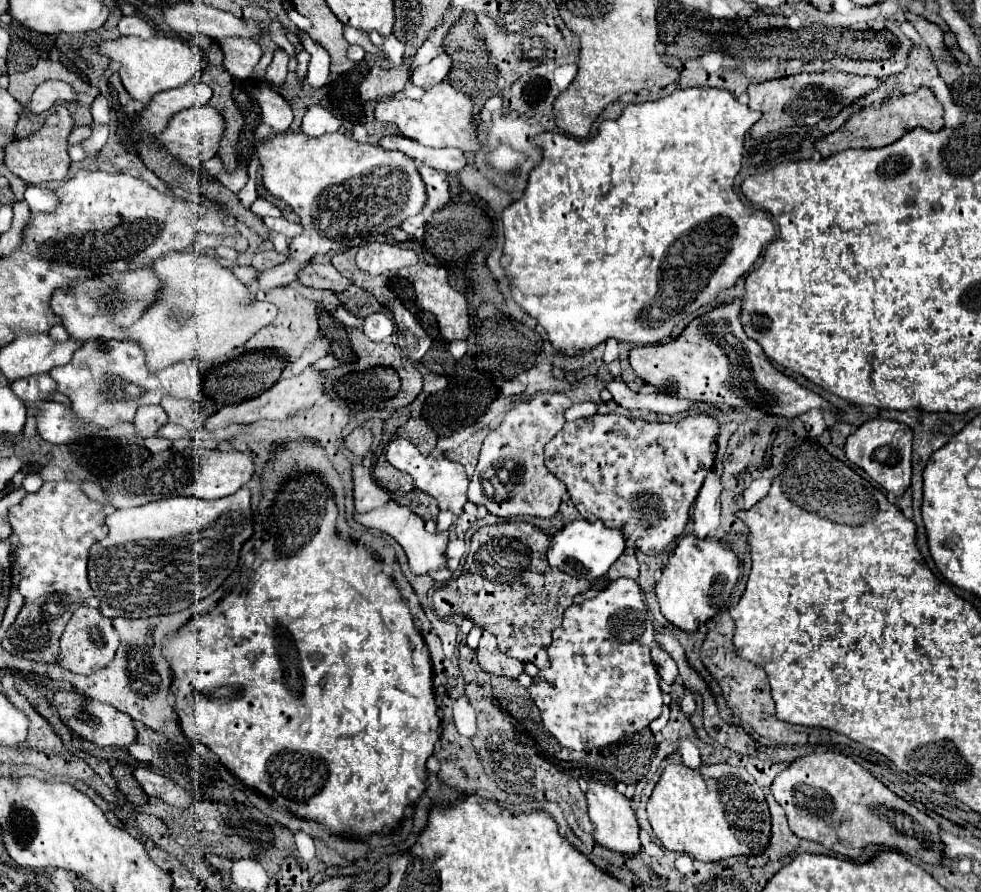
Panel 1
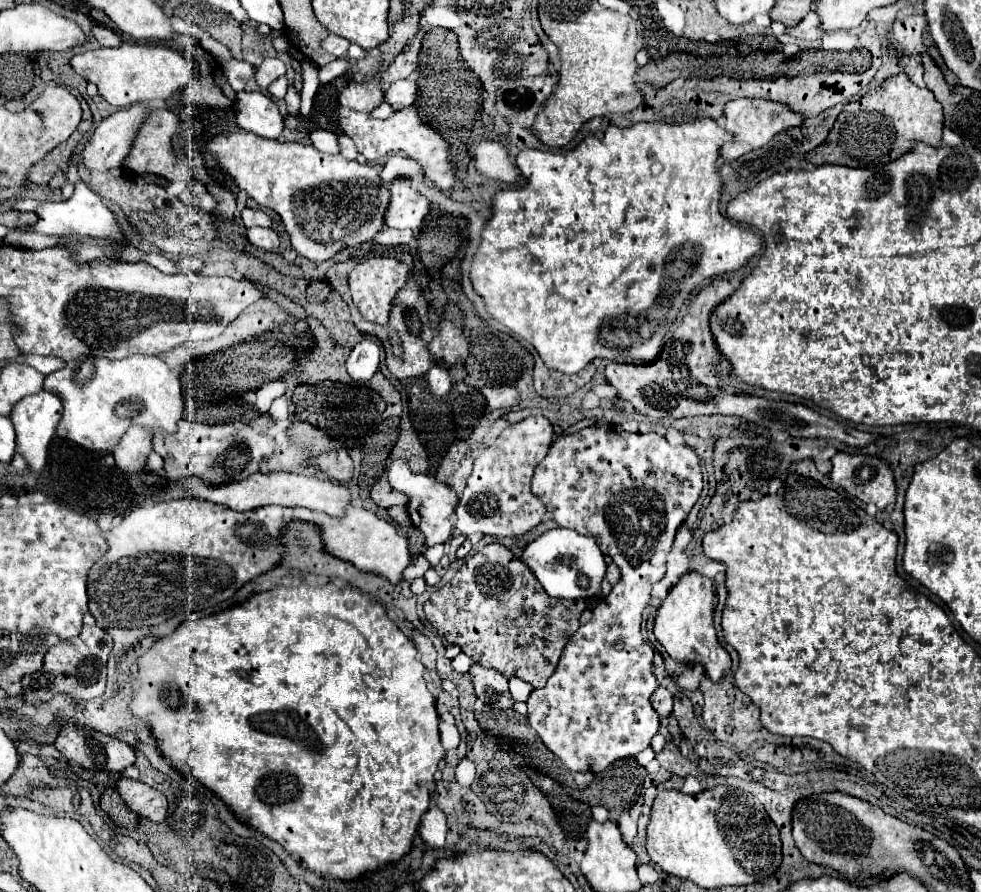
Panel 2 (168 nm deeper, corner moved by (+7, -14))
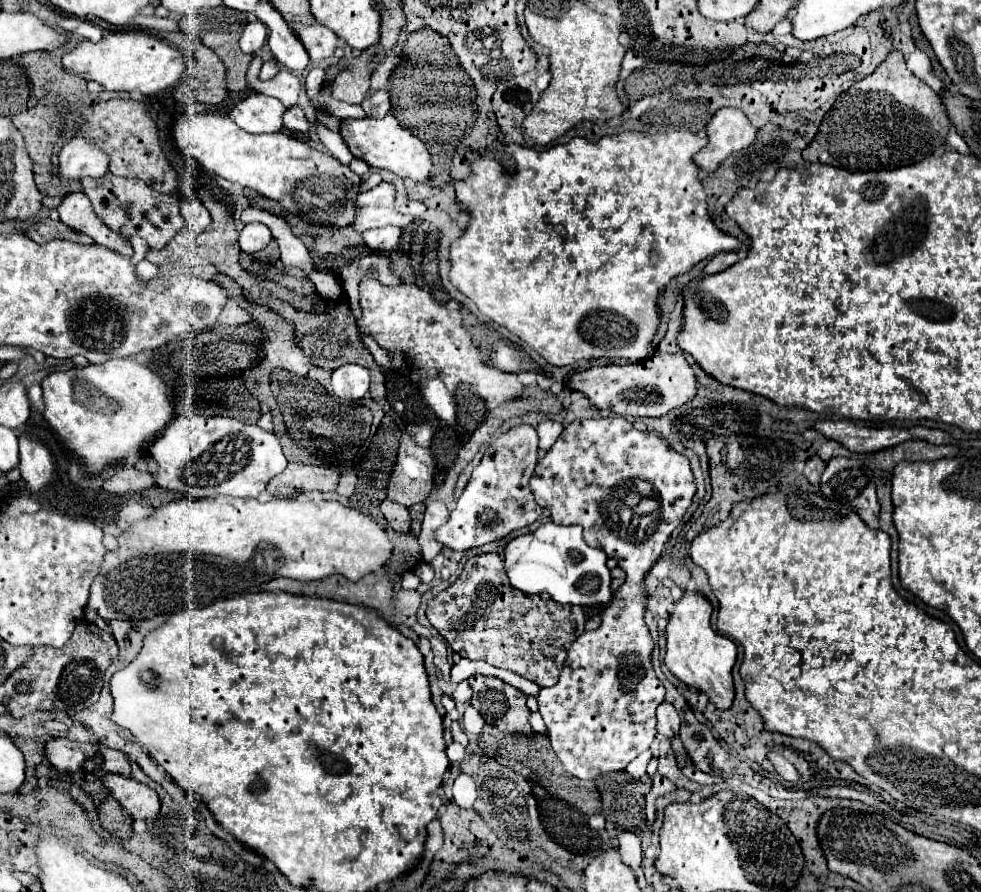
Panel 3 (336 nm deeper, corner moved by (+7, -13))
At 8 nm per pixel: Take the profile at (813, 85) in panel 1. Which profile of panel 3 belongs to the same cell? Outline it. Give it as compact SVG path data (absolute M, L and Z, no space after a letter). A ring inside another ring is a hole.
M720 108L706 126L708 146L694 156L694 162L706 172L714 172L732 152L752 146L756 132L740 108Z

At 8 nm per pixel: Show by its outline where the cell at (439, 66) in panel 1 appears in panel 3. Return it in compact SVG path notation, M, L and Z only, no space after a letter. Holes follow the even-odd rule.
M378 90L362 102L362 108L370 118L384 118L390 112L390 92Z

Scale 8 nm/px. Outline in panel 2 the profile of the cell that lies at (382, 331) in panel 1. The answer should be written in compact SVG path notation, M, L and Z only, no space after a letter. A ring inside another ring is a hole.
M370 339L358 343L358 347L352 349L352 353L346 359L346 371L354 383L362 385L372 379L372 375L378 369L378 355L380 355L378 343Z

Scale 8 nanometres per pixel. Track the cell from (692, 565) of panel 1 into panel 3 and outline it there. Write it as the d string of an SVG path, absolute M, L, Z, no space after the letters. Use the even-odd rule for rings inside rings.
M686 590L684 596L674 604L674 610L668 618L668 626L666 626L666 656L664 662L668 666L668 670L680 678L684 684L694 686L702 692L708 694L710 702L716 704L716 708L726 710L732 704L734 698L734 684L732 684L732 666L736 662L736 646L734 642L728 642L724 636L718 636L712 626L710 626L710 616L712 616L712 604L708 602L706 596L702 596L700 592L690 592Z

